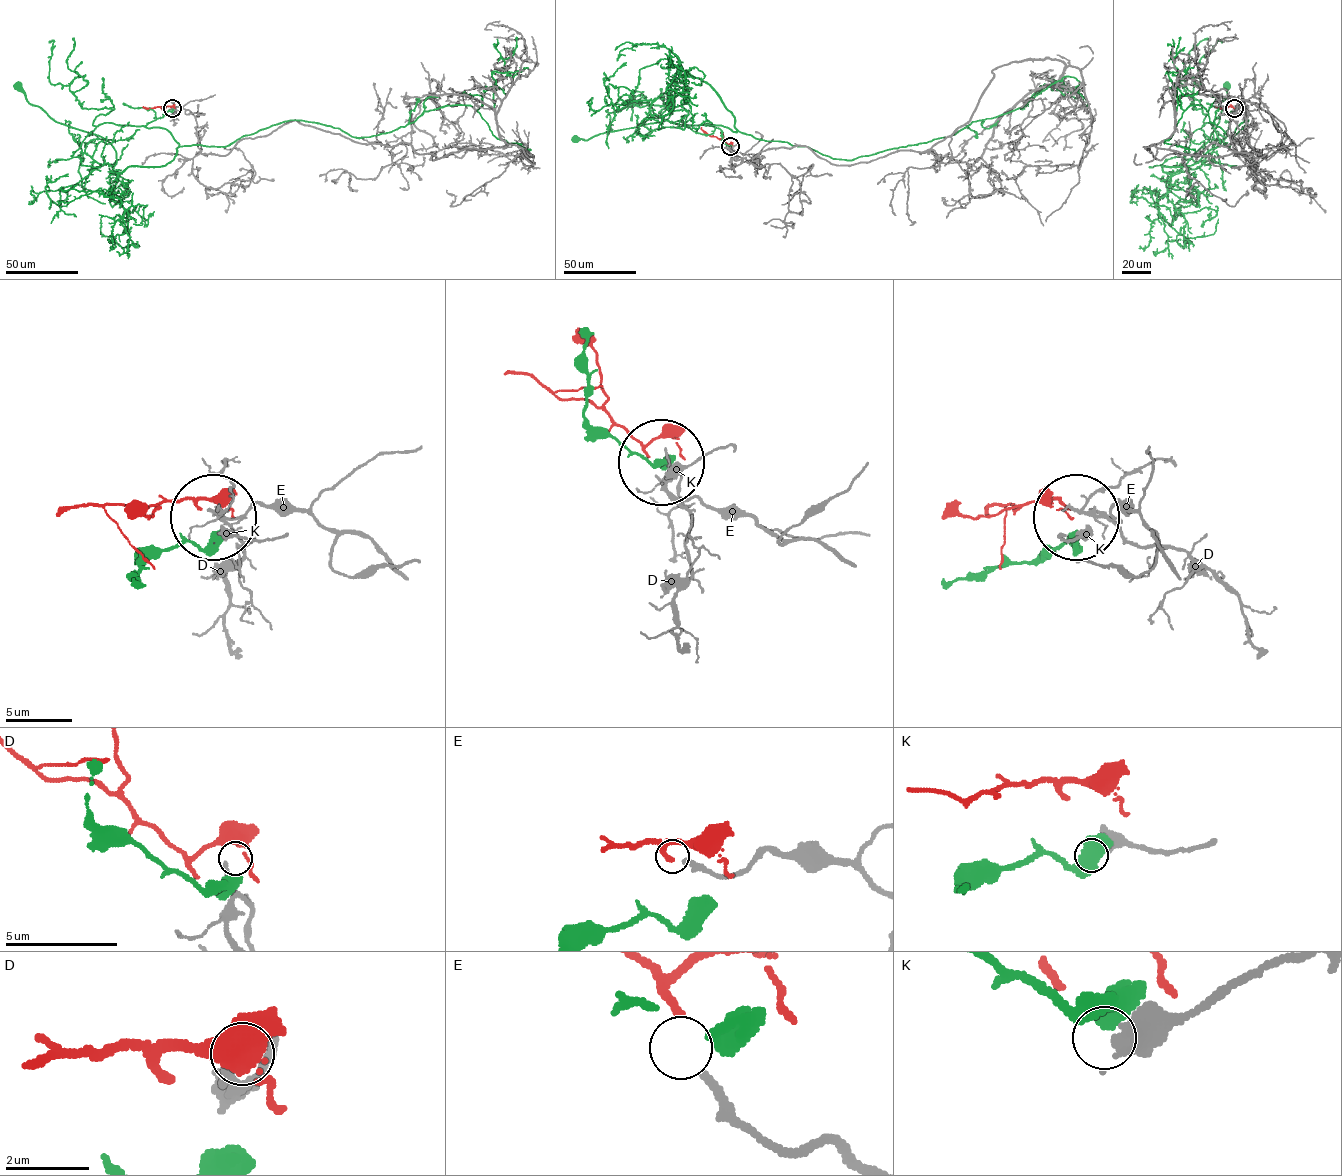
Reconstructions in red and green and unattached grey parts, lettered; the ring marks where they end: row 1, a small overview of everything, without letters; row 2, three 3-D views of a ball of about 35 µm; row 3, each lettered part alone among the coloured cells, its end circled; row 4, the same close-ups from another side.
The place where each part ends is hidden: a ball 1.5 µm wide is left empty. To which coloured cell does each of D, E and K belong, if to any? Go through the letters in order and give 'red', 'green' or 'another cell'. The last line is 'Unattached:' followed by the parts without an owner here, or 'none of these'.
D: another cell
E: red
K: green
Unattached: D

